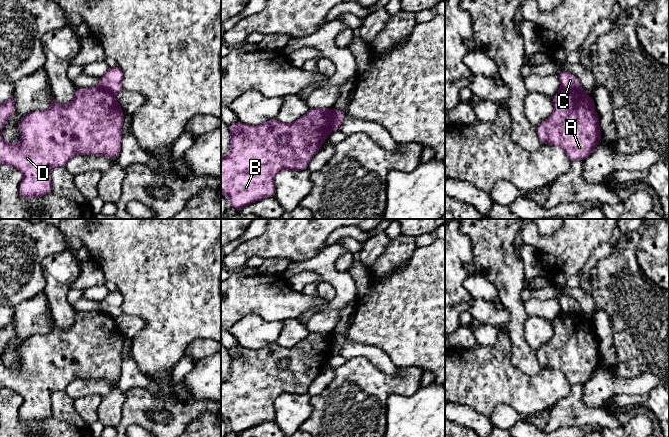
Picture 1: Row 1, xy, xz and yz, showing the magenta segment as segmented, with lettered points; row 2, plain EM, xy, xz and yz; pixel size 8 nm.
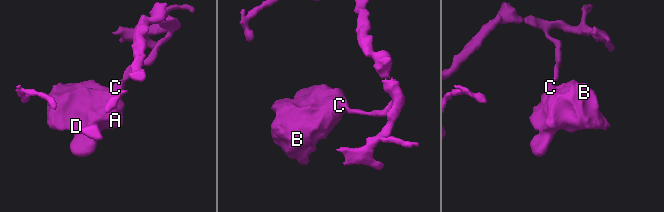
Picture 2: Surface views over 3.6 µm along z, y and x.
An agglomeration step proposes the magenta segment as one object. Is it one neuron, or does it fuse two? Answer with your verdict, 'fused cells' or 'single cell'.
fused cells

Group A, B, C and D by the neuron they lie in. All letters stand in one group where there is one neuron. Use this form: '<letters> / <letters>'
A B D / C

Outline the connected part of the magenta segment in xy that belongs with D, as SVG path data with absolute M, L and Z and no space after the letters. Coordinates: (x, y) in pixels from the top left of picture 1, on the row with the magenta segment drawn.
M100 86L78 87L74 100L68 105L59 104L53 96L48 110L30 112L19 121L21 141L10 144L2 138L1 131L14 112L11 95L7 102L0 104L0 166L11 165L22 172L24 178L19 188L22 198L49 194L52 169L64 167L76 155L119 156L125 114L115 95Z

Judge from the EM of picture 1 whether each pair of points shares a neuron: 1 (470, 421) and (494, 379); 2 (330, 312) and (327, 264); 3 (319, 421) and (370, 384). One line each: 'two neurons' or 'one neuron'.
1: two neurons
2: one neuron
3: one neuron

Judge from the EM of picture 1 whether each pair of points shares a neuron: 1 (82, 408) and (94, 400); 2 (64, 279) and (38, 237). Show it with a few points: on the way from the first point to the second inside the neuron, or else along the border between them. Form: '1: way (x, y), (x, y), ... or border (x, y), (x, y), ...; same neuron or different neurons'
1: way (85, 406), (91, 403); same neuron
2: border (68, 250), (49, 254), (42, 261), (44, 278); different neurons

